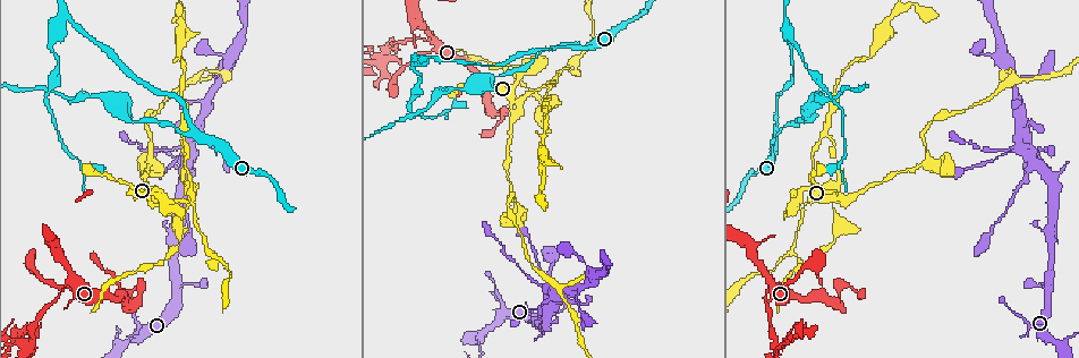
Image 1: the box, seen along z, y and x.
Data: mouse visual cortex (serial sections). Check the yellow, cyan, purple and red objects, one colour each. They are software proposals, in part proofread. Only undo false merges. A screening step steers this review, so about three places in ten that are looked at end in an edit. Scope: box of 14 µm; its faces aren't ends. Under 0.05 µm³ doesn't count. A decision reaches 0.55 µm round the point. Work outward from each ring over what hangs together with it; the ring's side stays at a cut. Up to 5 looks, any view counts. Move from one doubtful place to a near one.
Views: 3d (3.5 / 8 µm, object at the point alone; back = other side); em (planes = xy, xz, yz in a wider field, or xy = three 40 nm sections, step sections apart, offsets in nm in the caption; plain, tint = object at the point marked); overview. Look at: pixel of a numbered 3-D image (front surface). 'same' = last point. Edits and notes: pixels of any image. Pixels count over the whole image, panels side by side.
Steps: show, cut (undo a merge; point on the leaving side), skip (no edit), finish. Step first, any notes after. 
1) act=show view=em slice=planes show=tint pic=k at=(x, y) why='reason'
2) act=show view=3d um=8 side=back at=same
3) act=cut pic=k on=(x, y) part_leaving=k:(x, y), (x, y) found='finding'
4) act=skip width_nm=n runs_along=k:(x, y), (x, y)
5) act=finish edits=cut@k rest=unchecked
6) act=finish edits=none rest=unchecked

act=show view=3d um=3.5 pic=1 at=(842, 199) why='sharp bend'

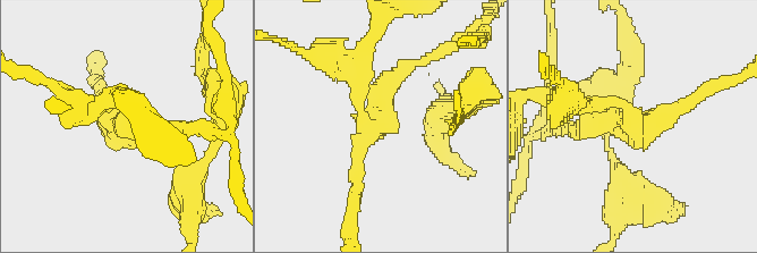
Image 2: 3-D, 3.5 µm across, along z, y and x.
act=show view=em slice=xy step=1 show=tint pic=2 at=(635, 117) arms=3 arm_widths_nm=150,200,300 why='shape alone is not enough'

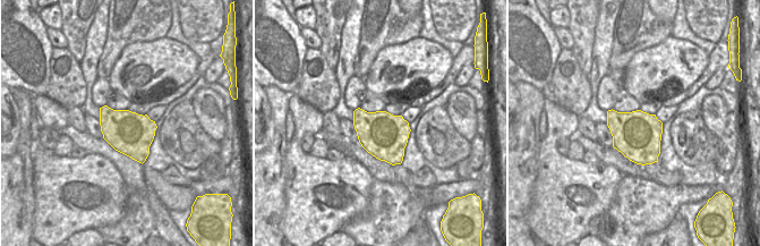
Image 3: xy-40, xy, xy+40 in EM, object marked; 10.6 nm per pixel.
act=skip width_nm=480 runs_along=2:(87, 108), (146, 125) found='one cell here'

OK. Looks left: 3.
act=show view=3d um=3.5 pic=1 at=(395, 47) why='arms run side by side'

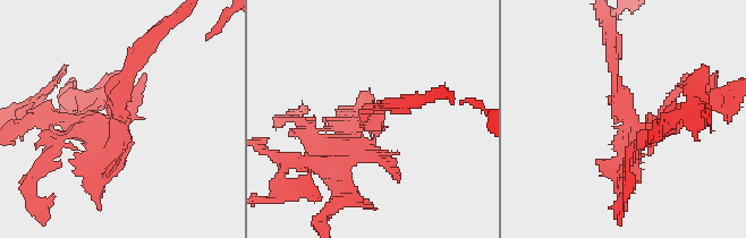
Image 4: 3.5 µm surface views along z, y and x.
act=show view=em slice=planes show=tint pic=4 at=(634, 130) why='now the EM'

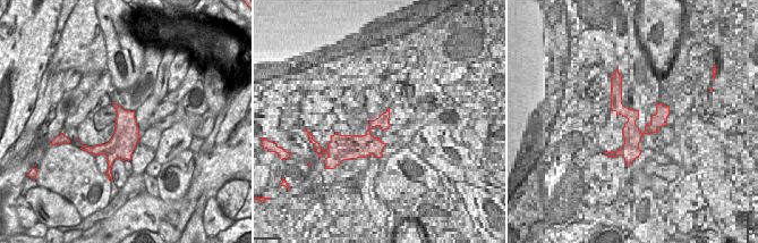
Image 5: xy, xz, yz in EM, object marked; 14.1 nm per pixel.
act=cut pic=4 on=(93, 139) part_leaving=4:(117, 115), (124, 136), (68, 121) found='a second cell is stuck on'

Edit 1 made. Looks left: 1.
act=finish edits=cut@4 rest=unchecked

